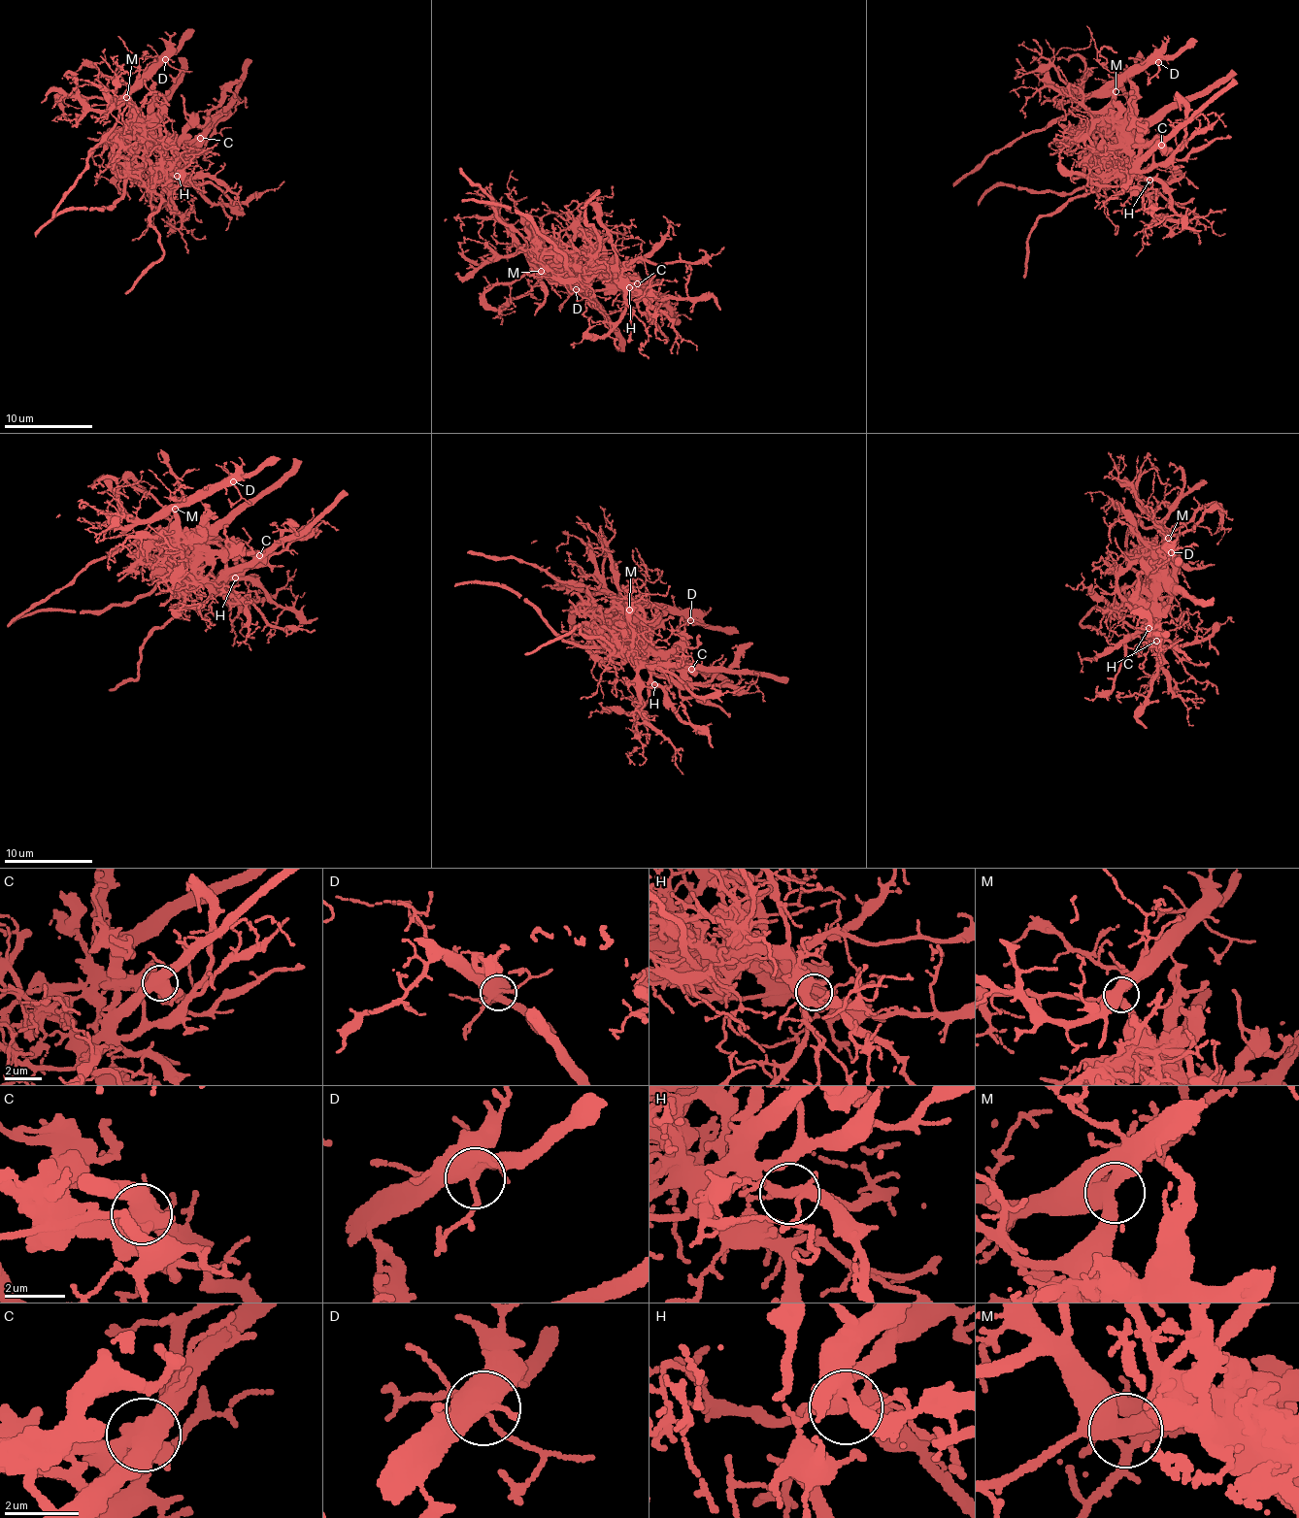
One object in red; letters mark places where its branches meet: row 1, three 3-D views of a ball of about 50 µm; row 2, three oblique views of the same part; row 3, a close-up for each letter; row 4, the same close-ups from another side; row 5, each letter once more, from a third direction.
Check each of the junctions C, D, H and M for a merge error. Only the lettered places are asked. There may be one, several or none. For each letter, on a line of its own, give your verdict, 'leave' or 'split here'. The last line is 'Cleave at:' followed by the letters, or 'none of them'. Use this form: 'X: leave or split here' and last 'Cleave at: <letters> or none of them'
C: split here
D: leave
H: split here
M: leave
Cleave at: C, H

